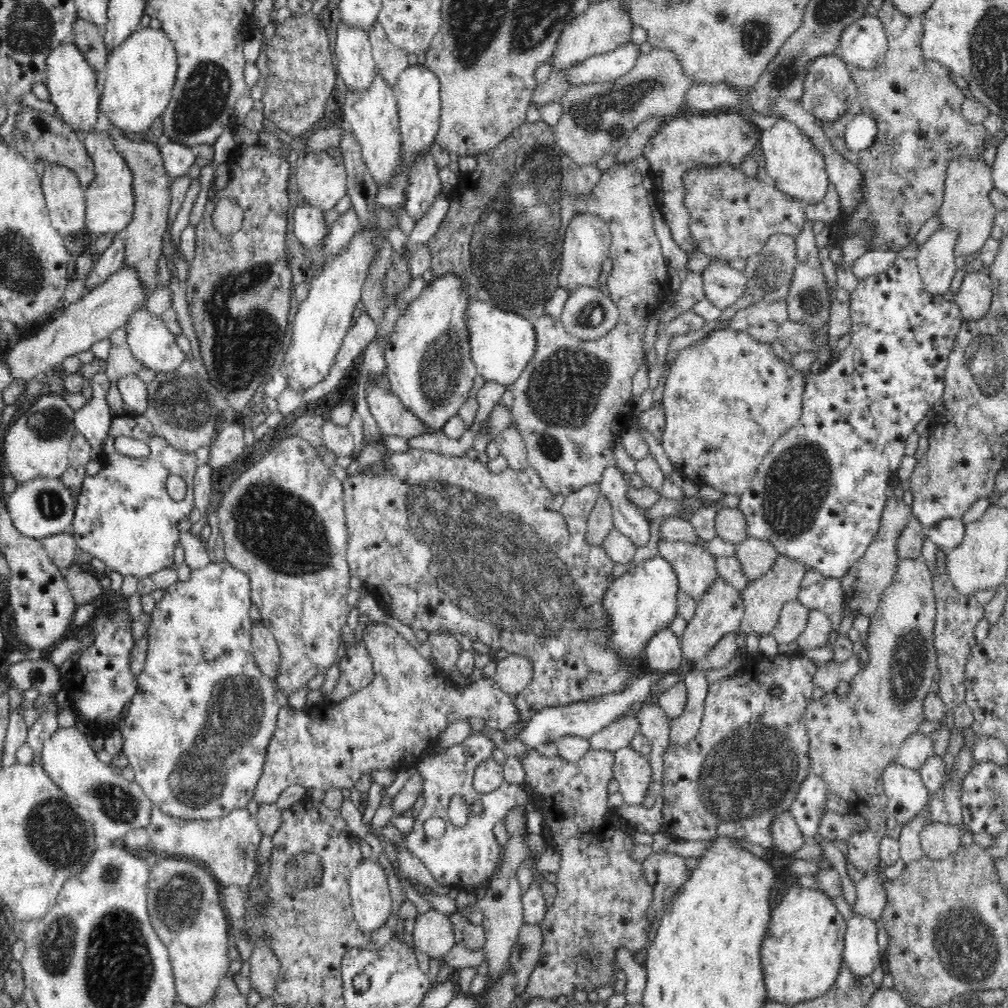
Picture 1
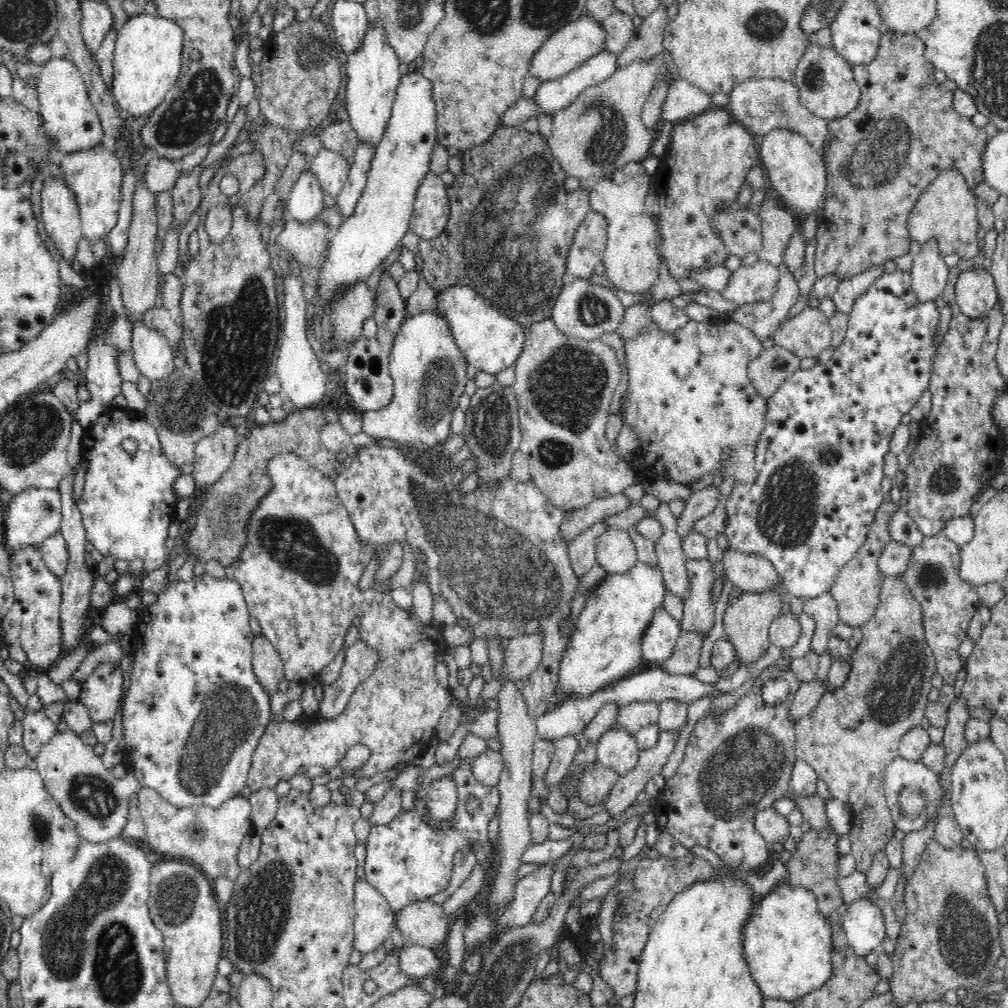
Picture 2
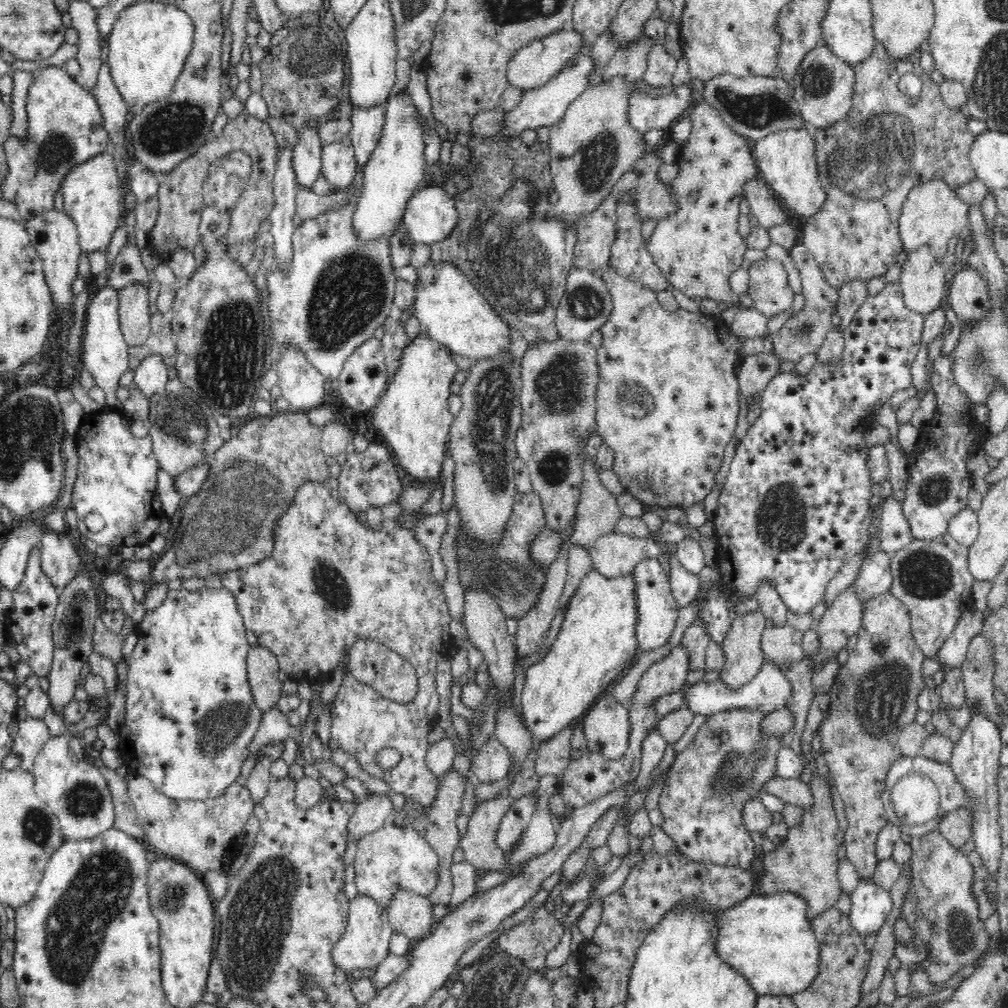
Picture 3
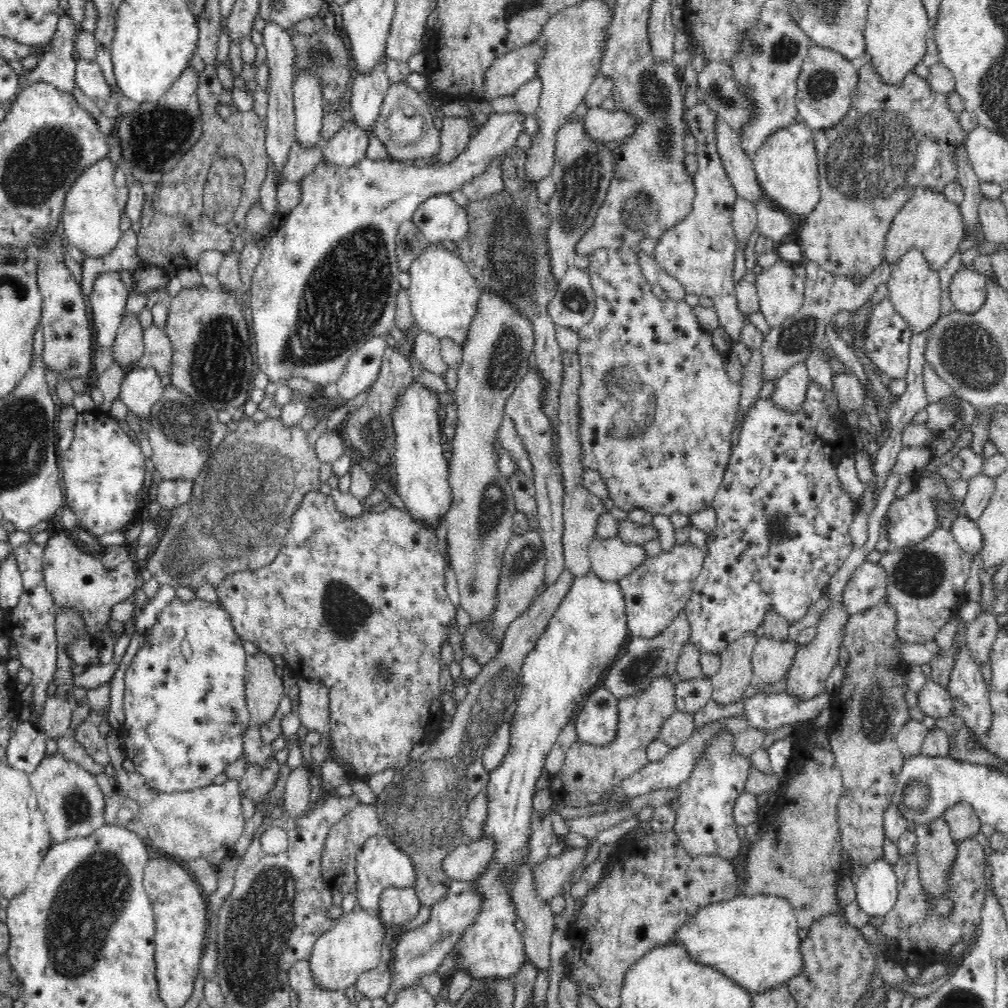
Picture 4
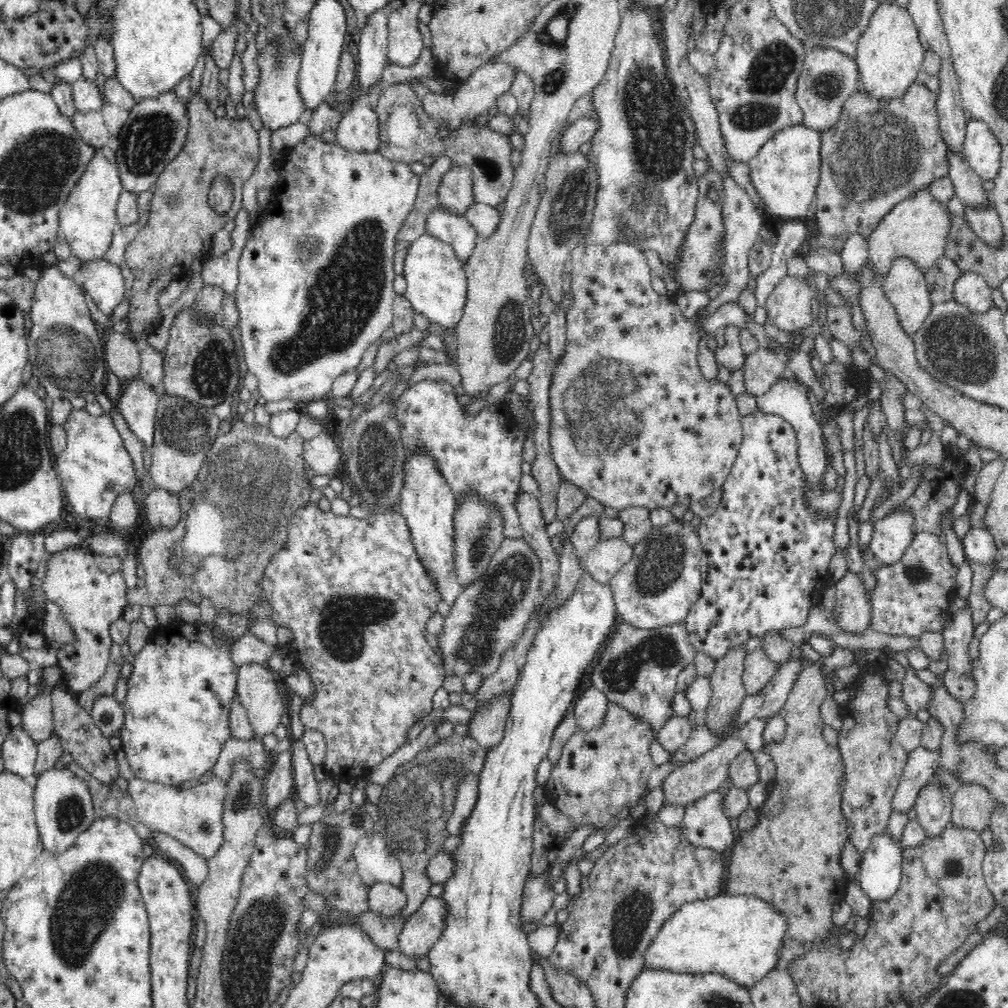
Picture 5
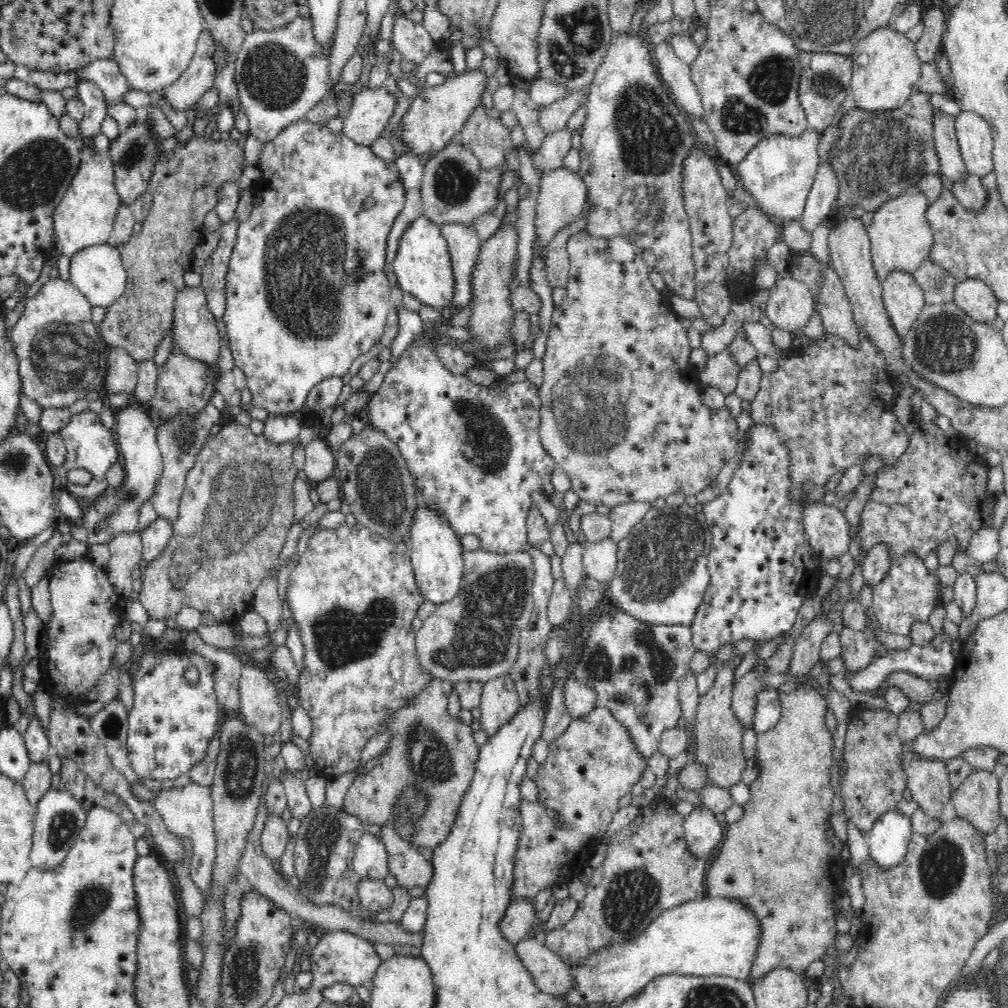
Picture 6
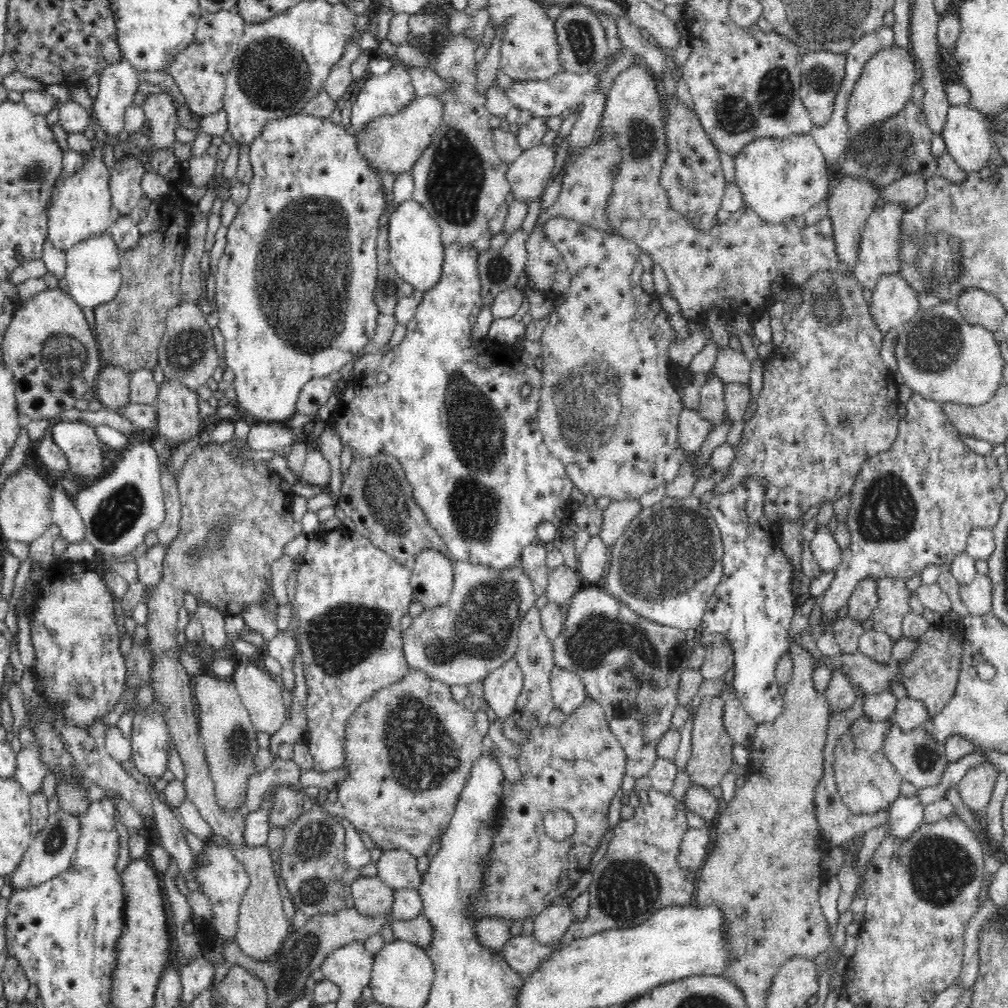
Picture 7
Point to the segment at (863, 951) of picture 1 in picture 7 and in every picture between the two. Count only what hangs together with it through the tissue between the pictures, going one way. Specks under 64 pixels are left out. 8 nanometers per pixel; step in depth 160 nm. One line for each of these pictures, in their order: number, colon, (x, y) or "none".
2: (863, 924)
3: (871, 905)
4: (876, 890)
5: (880, 872)
6: (888, 841)
7: (905, 814)

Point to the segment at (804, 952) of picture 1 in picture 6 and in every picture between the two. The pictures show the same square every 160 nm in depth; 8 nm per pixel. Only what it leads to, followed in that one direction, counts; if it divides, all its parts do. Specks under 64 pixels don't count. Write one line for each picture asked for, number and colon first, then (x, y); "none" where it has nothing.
2: (788, 944)
3: (768, 938)
4: (754, 940)
5: (739, 936)
6: (710, 936)

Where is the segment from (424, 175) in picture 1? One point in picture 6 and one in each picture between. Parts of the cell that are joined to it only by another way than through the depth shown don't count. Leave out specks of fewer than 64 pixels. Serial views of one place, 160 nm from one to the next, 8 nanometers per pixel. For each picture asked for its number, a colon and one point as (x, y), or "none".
2: (431, 210)
3: (430, 216)
4: (441, 220)
5: (445, 225)
6: (474, 450)

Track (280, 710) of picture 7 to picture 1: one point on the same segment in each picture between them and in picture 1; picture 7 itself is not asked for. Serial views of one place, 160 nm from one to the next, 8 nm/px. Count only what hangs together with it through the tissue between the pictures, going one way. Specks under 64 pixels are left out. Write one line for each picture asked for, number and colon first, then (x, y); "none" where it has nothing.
1: (266, 652)
2: (267, 666)
3: (262, 667)
4: (264, 690)
5: (258, 692)
6: (260, 705)

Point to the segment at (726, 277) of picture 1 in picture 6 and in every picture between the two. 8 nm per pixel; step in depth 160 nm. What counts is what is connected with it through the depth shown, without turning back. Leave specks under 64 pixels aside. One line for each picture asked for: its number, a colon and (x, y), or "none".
2: (758, 282)
3: (768, 285)
4: (780, 291)
5: (789, 306)
6: (791, 304)

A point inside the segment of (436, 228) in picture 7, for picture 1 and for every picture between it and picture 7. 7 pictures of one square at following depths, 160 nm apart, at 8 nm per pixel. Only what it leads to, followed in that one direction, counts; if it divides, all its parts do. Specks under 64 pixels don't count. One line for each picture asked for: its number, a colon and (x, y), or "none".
1: (501, 343)
2: (491, 341)
3: (451, 311)
4: (443, 294)
5: (436, 285)
6: (423, 268)

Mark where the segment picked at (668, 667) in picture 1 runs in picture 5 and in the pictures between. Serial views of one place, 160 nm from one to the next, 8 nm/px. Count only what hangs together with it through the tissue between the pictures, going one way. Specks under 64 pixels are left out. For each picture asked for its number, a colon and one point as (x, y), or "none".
2: (659, 639)
3: (657, 610)
4: (655, 591)
5: (662, 580)

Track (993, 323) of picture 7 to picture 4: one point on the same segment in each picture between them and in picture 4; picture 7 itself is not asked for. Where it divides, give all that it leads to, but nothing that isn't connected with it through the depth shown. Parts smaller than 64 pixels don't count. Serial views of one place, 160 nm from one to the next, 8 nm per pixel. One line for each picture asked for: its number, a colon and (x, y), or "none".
4: (967, 290)
5: (970, 289)
6: (976, 298)

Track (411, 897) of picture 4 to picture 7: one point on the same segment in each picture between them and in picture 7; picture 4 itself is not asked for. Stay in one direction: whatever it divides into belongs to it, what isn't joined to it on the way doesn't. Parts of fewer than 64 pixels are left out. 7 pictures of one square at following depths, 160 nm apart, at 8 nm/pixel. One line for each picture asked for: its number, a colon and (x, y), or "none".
5: (383, 898)
6: (374, 896)
7: (371, 897)

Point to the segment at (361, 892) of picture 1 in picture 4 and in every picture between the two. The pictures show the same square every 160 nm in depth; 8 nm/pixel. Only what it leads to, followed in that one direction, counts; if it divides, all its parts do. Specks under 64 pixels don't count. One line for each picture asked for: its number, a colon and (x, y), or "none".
2: (374, 920)
3: (365, 944)
4: (353, 946)

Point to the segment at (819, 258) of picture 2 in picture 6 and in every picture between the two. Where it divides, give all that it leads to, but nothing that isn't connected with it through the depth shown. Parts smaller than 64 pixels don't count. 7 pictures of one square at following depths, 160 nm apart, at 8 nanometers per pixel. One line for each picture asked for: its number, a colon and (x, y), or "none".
3: (868, 162)
4: (893, 139)
5: (879, 152)
6: (879, 155)

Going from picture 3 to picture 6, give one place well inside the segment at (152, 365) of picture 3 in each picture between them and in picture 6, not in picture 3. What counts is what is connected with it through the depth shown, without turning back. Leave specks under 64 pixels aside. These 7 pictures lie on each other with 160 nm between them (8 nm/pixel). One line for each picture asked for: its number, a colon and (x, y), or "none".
4: (141, 389)
5: (138, 402)
6: (117, 512)

